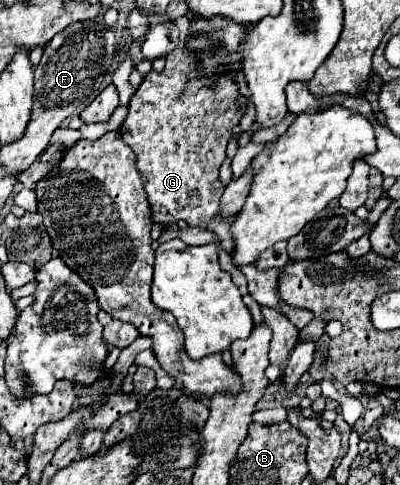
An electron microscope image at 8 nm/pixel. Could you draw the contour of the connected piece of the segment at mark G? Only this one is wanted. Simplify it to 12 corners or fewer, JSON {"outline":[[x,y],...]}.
{"outline":[[168,53],[120,127],[152,221],[216,233],[218,169],[244,109],[232,77]]}

